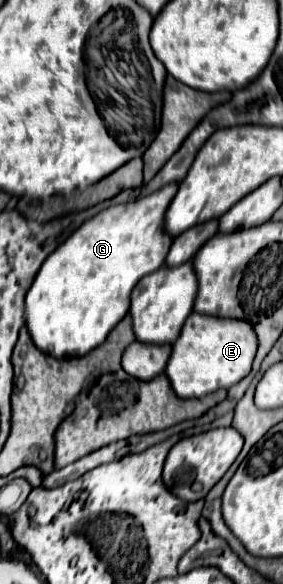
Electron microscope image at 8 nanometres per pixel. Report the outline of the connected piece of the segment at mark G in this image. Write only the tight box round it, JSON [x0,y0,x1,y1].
[26,183,178,357]

